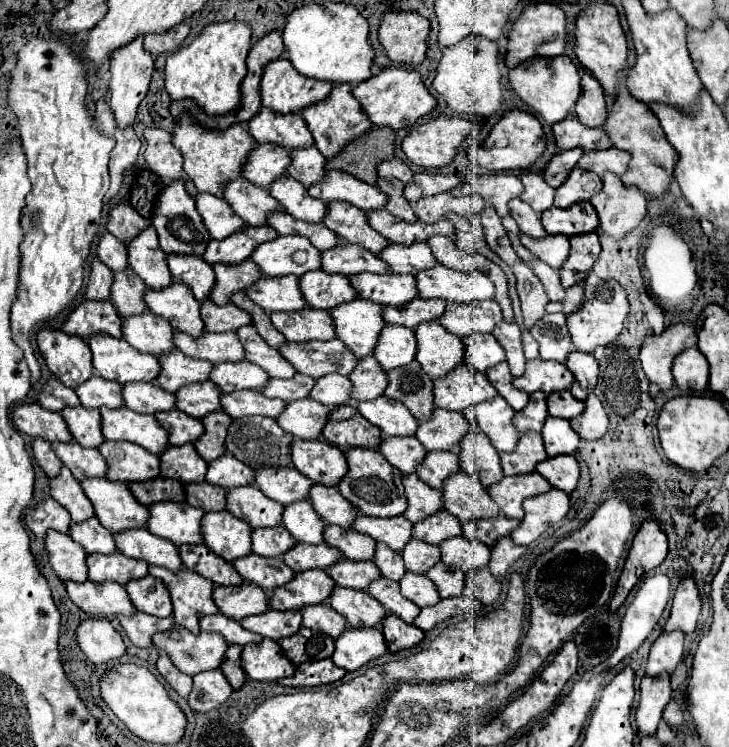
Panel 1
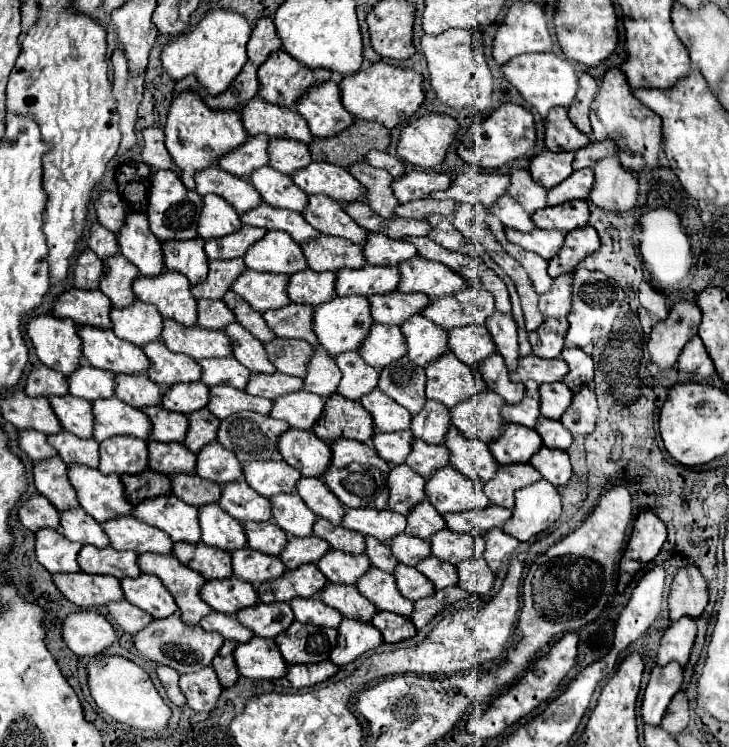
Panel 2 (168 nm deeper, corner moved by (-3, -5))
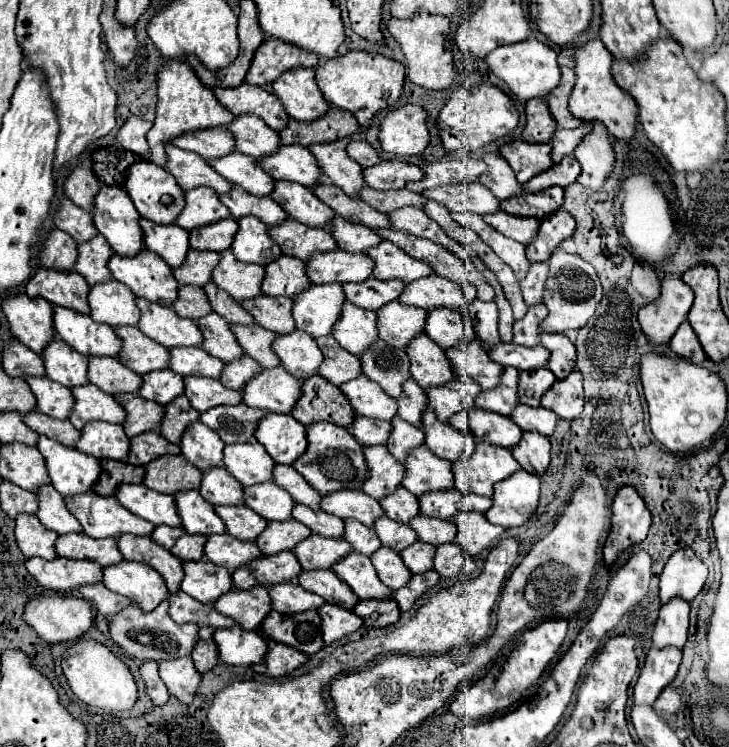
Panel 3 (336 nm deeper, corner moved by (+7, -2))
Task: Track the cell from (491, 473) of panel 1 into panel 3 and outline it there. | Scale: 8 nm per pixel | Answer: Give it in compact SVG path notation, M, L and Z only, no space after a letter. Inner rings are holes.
M432 409L424 411L422 425L424 425L424 435L426 435L426 447L434 455L438 455L450 463L460 461L464 455L472 455L472 451L476 449L472 435L462 433L460 429L456 429L450 423L448 425L440 423Z

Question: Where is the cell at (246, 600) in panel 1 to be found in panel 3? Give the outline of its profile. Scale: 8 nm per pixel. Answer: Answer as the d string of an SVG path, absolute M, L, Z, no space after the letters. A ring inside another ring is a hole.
M210 561L184 563L184 579L180 589L200 603L214 603L232 589L232 575Z

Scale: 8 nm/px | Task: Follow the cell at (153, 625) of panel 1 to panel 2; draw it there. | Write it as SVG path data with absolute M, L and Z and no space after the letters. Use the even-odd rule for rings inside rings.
M118 600L118 602L114 602L114 604L106 604L106 608L108 608L112 620L114 620L124 632L128 632L128 634L136 634L138 630L146 628L146 626L150 624L150 620L152 620L142 608L132 606L132 604L126 602L126 600Z

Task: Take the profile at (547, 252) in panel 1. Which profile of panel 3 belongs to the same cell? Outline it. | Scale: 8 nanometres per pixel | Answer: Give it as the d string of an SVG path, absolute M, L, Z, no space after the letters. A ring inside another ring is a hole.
M504 211L496 213L496 215L484 215L484 219L488 221L488 225L492 225L496 231L504 233L506 237L522 243L522 245L528 245L530 241L534 241L538 237L538 227L540 227L540 221L536 221L534 217L532 219L524 219L524 217L512 217Z

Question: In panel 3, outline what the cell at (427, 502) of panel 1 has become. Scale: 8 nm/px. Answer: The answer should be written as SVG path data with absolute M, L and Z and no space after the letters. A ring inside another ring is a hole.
M384 445L366 447L364 457L370 467L370 477L364 481L362 491L378 501L388 497L388 493L394 493L404 479L404 465L398 463Z

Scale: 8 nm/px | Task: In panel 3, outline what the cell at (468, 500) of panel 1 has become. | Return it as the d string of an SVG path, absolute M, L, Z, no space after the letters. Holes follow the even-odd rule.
M426 445L414 449L406 463L406 477L402 487L406 487L416 497L430 493L430 491L450 491L456 487L452 463L436 457Z

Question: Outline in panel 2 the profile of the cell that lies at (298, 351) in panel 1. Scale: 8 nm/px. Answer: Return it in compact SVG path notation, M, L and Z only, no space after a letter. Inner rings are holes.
M274 338L274 340L270 340L270 344L264 344L264 350L278 372L304 378L306 364L308 364L314 348L304 340Z

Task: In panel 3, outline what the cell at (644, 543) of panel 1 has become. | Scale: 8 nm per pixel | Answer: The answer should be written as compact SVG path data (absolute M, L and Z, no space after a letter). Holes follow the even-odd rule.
M622 487L612 505L612 529L604 545L604 563L612 565L618 555L630 545L638 545L646 539L652 519L650 511L634 487Z

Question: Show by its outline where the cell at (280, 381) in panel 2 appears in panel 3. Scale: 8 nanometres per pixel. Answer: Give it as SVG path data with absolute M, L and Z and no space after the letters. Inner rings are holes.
M244 355L242 359L236 359L236 361L232 361L232 363L226 363L220 381L222 381L222 385L226 385L228 389L242 391L244 385L246 385L252 377L256 377L260 371L262 371L262 365L260 365L258 361L254 361L252 357Z

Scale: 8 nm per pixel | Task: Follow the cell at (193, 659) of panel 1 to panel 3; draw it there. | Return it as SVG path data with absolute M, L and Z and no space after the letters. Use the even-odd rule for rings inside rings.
M162 601L156 611L144 613L138 605L130 605L128 609L124 609L124 613L116 613L116 617L110 619L112 639L130 655L144 661L174 661L180 657L188 657L196 645L200 627L196 623L176 625L168 615L168 607L170 603Z

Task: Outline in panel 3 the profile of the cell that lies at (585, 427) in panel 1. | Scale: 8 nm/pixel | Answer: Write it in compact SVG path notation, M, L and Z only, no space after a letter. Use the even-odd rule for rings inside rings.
M574 369L564 381L556 381L556 385L552 385L552 389L542 397L542 407L554 411L564 421L580 417L584 407L582 373Z

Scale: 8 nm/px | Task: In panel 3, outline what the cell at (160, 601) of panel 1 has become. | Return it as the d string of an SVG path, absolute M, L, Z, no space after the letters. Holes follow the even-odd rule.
M122 561L122 565L104 567L104 585L110 591L128 597L146 613L168 599L168 589L162 577L142 563Z

